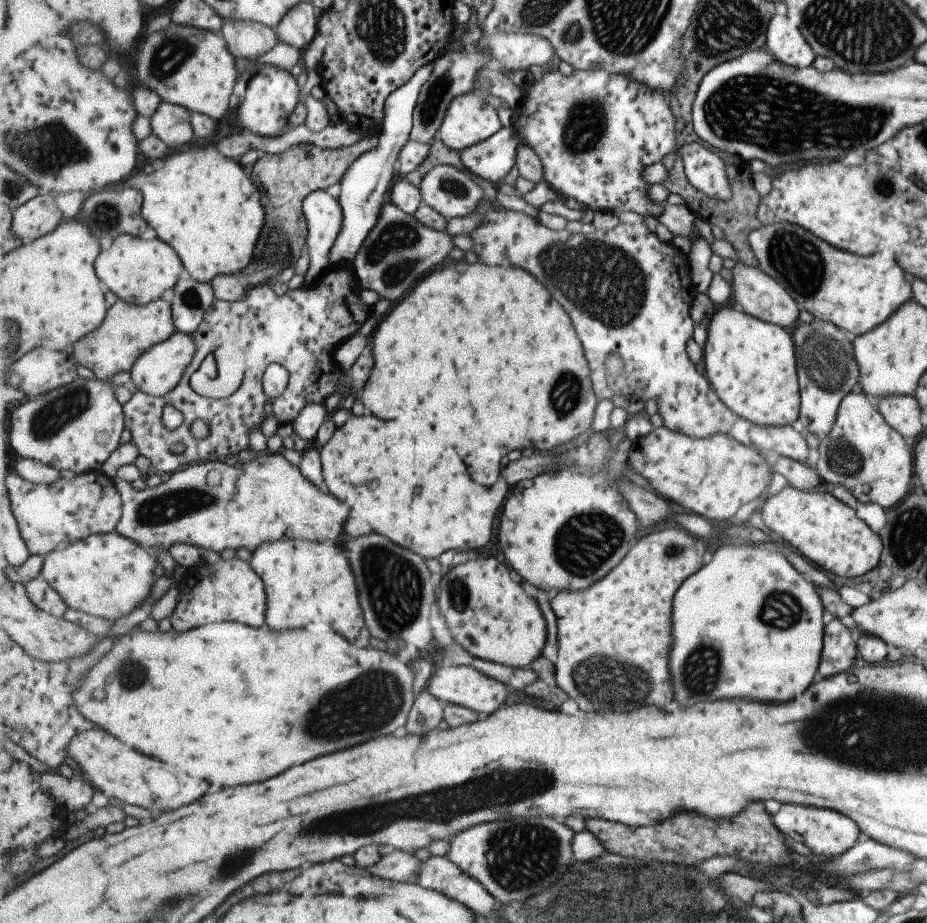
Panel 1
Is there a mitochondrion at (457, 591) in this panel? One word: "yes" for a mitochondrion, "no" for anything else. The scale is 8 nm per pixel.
yes

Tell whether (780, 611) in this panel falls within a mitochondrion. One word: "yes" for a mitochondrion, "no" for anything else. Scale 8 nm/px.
yes

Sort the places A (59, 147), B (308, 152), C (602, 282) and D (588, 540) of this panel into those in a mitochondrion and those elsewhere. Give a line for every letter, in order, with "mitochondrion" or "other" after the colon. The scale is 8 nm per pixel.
A: mitochondrion
B: mitochondrion
C: mitochondrion
D: mitochondrion

